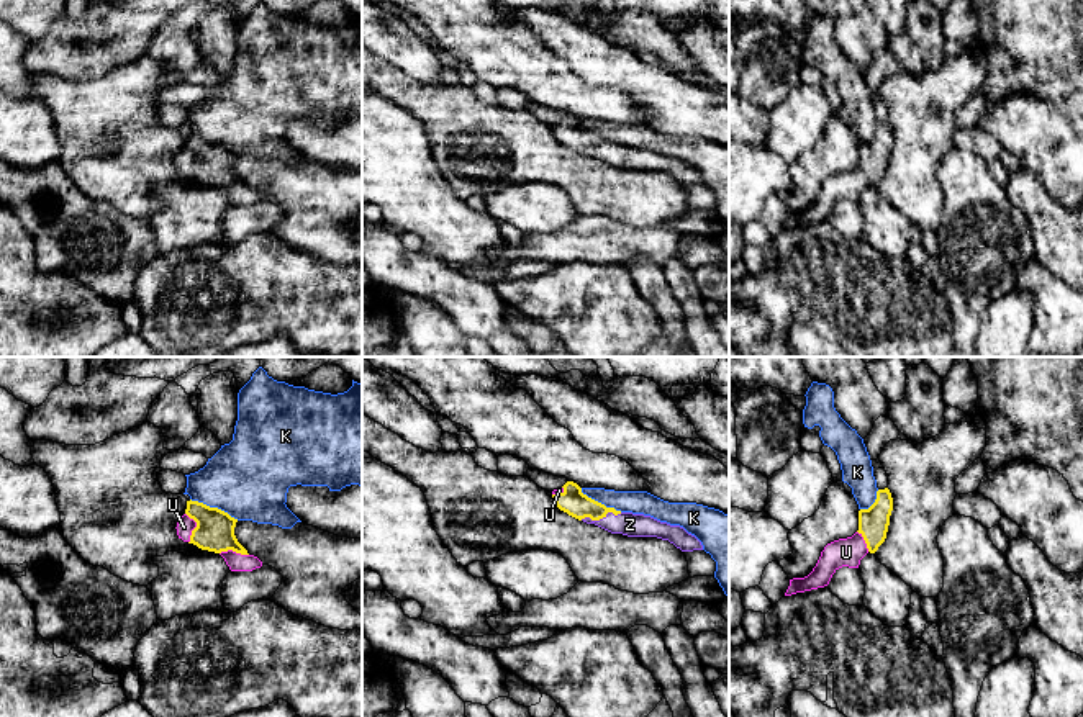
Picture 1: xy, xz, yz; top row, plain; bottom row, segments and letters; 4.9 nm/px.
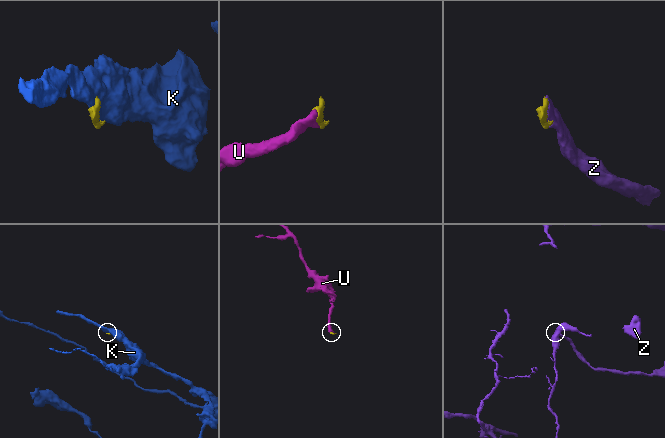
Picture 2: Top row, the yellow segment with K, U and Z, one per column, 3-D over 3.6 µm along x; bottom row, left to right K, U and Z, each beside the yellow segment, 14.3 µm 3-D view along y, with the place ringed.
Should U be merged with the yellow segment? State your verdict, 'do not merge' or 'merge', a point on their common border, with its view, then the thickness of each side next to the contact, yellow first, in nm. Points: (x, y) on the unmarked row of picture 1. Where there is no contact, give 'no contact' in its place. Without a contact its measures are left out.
merge; meets yellow in xy at (195, 161); 190 nm thick on the yellow side, 80 nm on the other

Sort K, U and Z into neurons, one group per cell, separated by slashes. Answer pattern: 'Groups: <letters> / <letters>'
Groups: K / U Z

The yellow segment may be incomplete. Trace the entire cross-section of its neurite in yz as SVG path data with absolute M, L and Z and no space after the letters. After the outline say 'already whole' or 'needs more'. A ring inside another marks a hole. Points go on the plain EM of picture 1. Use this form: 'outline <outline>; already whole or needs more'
outline M878 123L875 136L868 142L859 144L859 164L852 170L827 177L808 210L790 213L785 229L827 219L832 208L842 200L859 201L860 193L868 185L875 187L885 175L891 144L890 123Z; needs more

